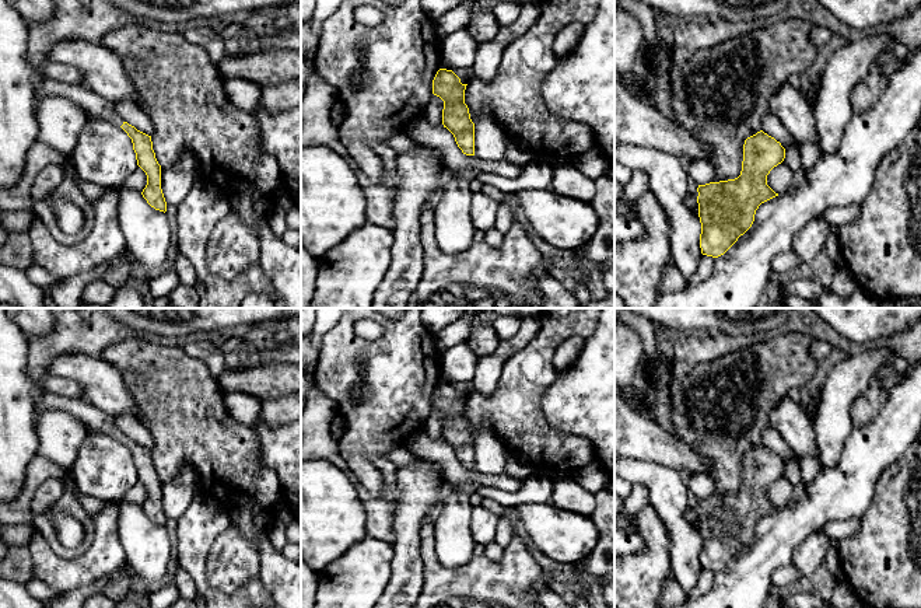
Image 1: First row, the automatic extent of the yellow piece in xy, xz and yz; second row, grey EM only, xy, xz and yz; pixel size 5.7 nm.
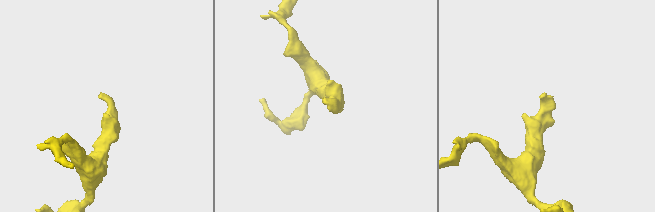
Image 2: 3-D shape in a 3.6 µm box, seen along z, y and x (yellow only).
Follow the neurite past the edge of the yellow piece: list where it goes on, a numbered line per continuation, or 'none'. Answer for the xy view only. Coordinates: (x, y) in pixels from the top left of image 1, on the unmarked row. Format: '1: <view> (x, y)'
1: xy (93, 418)

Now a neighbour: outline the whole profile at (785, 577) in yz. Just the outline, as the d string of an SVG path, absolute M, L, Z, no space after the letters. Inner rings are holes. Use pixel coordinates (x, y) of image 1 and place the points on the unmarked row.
M794 563L777 569L771 576L773 586L785 591L792 590L799 581L801 576Z

